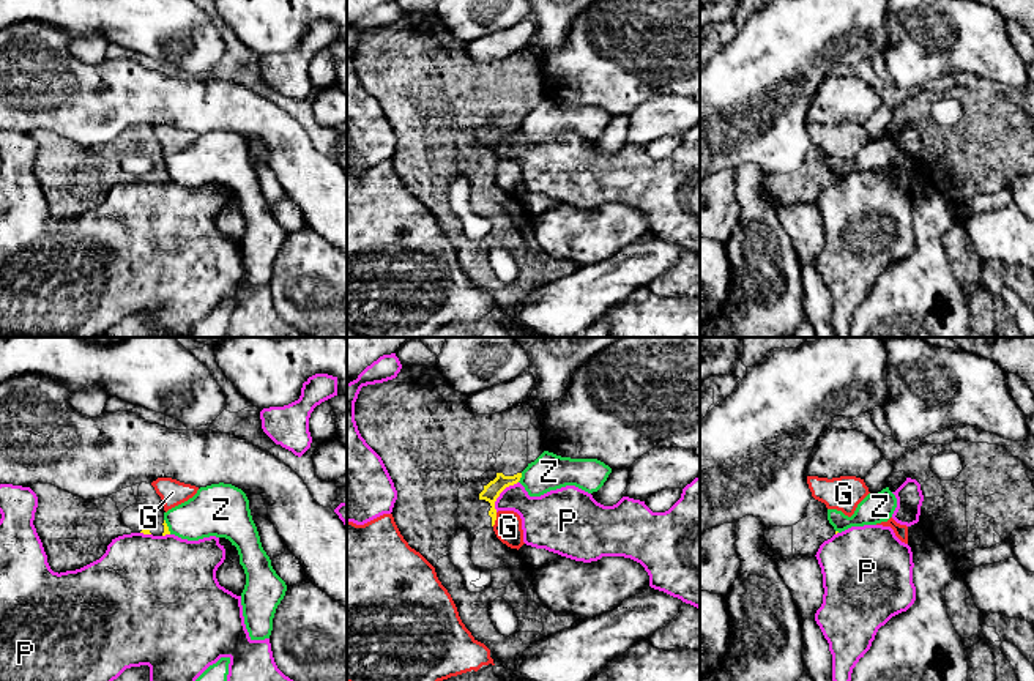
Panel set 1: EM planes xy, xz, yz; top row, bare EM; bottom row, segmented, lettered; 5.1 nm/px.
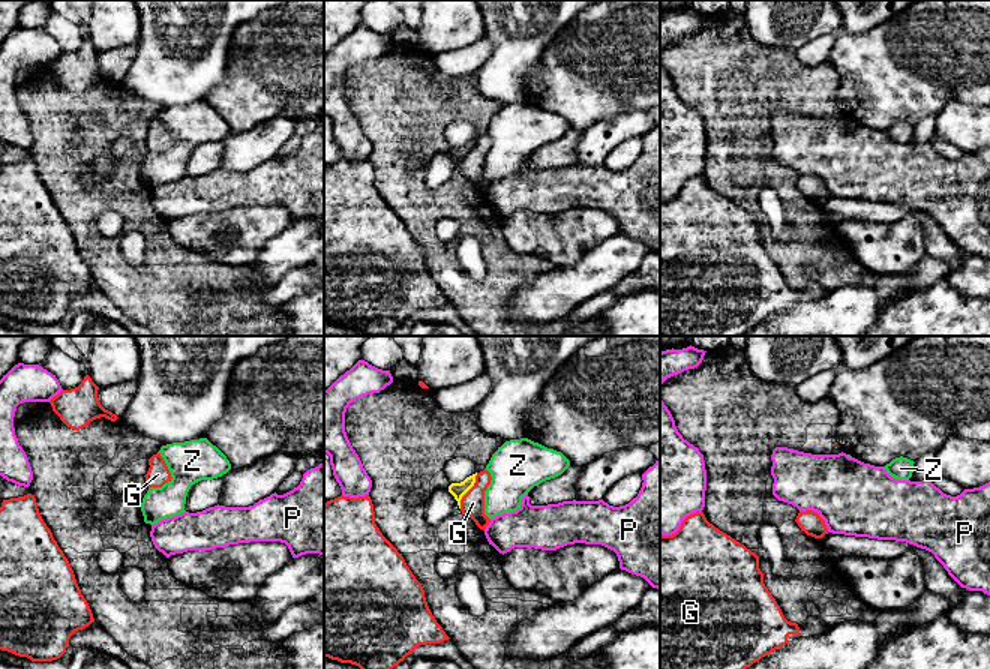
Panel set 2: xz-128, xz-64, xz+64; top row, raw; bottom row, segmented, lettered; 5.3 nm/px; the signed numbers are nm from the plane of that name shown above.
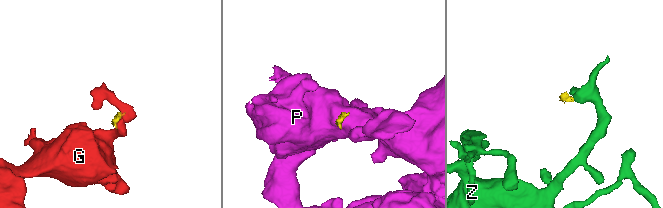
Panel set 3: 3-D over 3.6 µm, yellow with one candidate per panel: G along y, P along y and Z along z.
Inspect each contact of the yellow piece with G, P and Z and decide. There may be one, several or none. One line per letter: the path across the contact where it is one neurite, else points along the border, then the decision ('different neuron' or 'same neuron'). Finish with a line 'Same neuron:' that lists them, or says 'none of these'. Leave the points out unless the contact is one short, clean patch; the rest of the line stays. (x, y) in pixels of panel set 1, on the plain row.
G: along xz (497, 160), (492, 172) | different neuron
P: along xz (517, 128), (500, 141), (495, 148), (495, 158) | different neuron
Z: along xz (522, 120), (517, 128) | different neuron
Same neuron: none of these

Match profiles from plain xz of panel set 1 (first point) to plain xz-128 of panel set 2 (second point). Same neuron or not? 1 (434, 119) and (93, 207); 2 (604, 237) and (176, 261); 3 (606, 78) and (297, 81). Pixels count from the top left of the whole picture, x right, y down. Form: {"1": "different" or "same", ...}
{"1": "same", "2": "different", "3": "same"}

